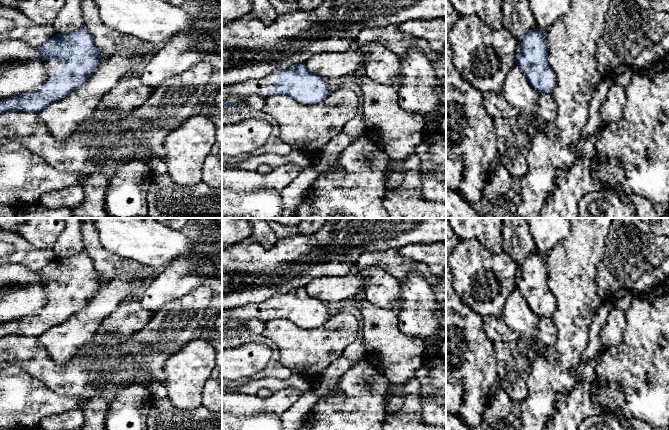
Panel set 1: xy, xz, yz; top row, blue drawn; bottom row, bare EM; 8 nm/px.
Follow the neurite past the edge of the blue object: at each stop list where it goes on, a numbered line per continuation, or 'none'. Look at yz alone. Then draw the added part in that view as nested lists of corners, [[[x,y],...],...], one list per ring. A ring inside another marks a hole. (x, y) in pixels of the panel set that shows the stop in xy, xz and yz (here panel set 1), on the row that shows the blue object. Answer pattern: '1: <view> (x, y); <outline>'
none

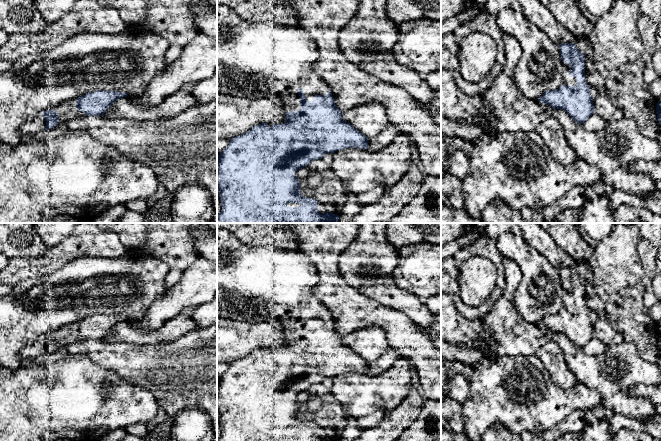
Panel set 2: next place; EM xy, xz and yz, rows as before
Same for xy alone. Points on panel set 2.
1: xy (66, 111); [[[76,98],[59,104],[53,109],[53,111],[56,111],[58,113],[59,122],[57,123],[57,125],[63,124],[68,120],[85,115],[83,111],[77,110]]]

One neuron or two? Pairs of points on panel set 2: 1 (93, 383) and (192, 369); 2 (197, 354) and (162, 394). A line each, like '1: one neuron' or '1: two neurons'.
1: two neurons
2: one neuron

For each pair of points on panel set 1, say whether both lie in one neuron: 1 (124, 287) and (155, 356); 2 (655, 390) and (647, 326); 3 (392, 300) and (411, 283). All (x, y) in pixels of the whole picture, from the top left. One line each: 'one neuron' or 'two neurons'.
1: two neurons
2: one neuron
3: two neurons

